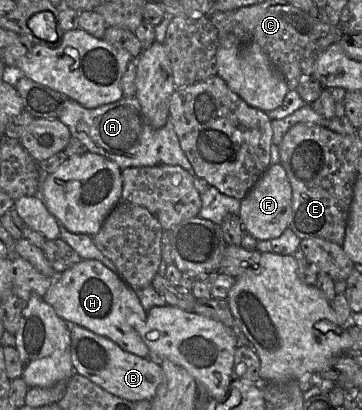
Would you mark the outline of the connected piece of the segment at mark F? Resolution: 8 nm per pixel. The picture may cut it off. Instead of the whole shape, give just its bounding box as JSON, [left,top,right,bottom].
[239,165,292,240]

